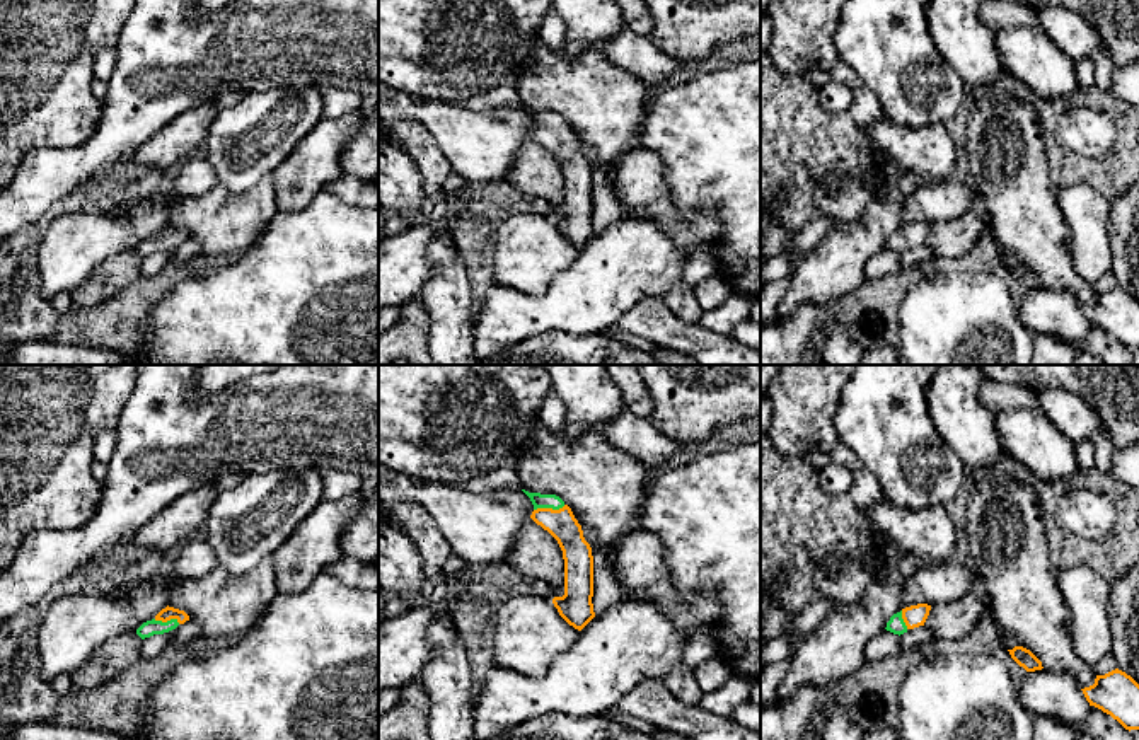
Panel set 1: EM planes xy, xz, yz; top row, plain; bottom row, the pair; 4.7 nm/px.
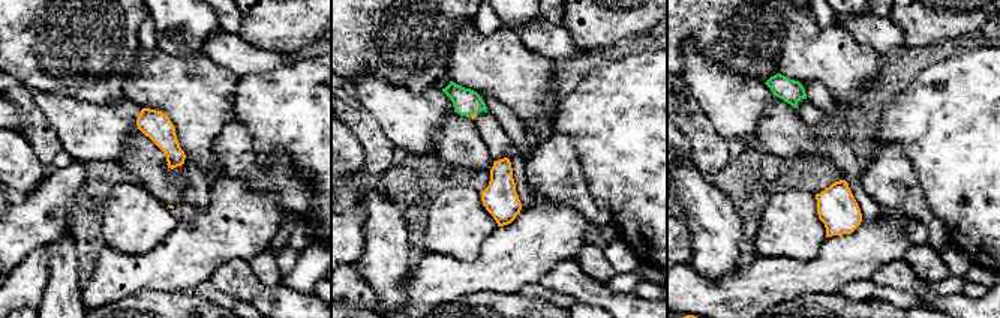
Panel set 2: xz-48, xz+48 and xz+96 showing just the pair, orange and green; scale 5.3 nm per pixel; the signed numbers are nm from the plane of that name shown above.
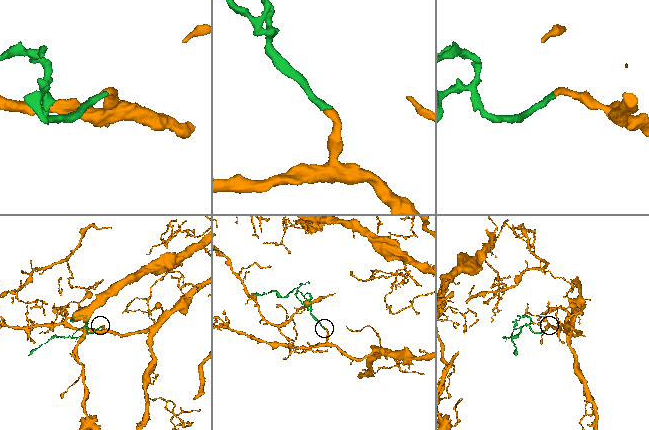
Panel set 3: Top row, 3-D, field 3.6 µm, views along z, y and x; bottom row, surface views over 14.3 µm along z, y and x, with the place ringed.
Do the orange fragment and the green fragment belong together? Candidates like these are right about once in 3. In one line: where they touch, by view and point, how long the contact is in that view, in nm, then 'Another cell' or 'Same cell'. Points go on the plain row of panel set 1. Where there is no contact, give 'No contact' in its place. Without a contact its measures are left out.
Touches orange at xz (549, 127). Shared border 150 nm. Same cell

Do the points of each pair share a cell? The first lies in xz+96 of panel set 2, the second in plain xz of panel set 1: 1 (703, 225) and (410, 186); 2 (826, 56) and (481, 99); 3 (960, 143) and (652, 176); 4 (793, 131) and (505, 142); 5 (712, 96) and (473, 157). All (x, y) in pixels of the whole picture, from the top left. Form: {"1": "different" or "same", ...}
{"1": "different", "2": "different", "3": "different", "4": "different", "5": "same"}

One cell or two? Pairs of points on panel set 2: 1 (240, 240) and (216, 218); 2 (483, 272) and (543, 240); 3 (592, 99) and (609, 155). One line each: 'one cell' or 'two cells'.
1: one cell
2: one cell
3: one cell

